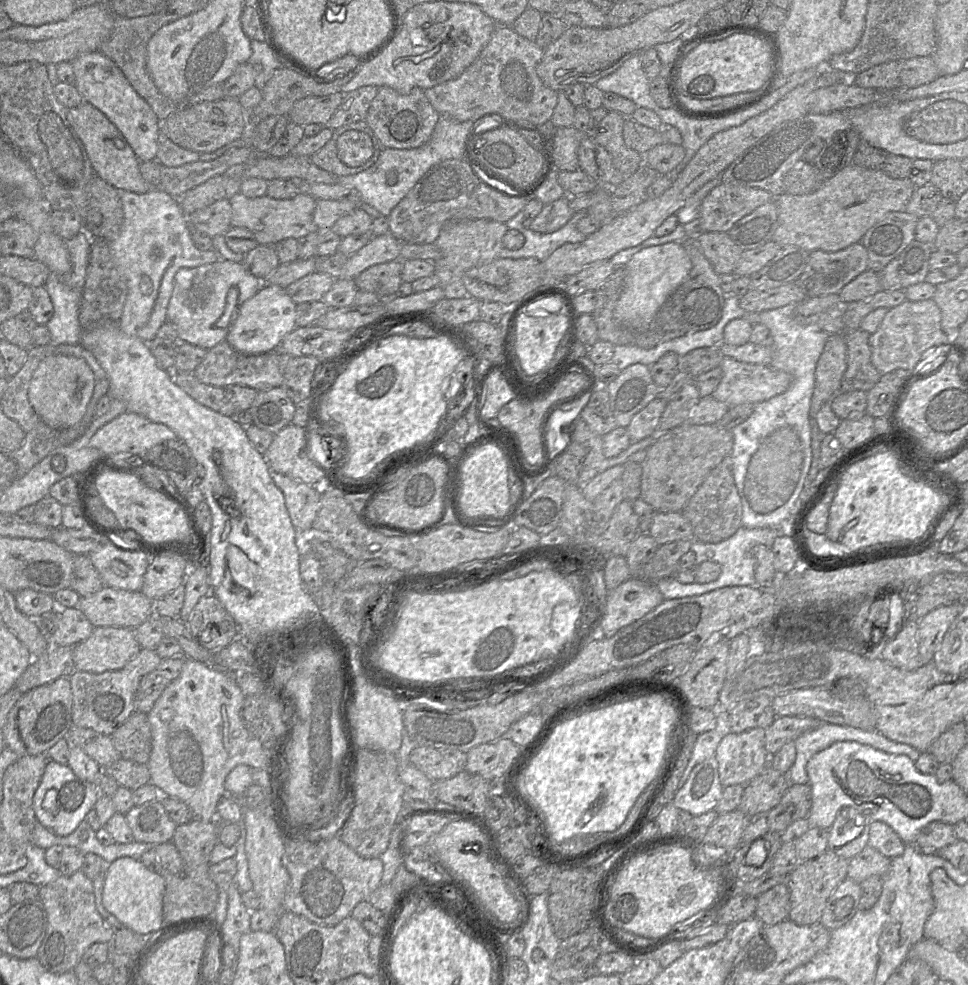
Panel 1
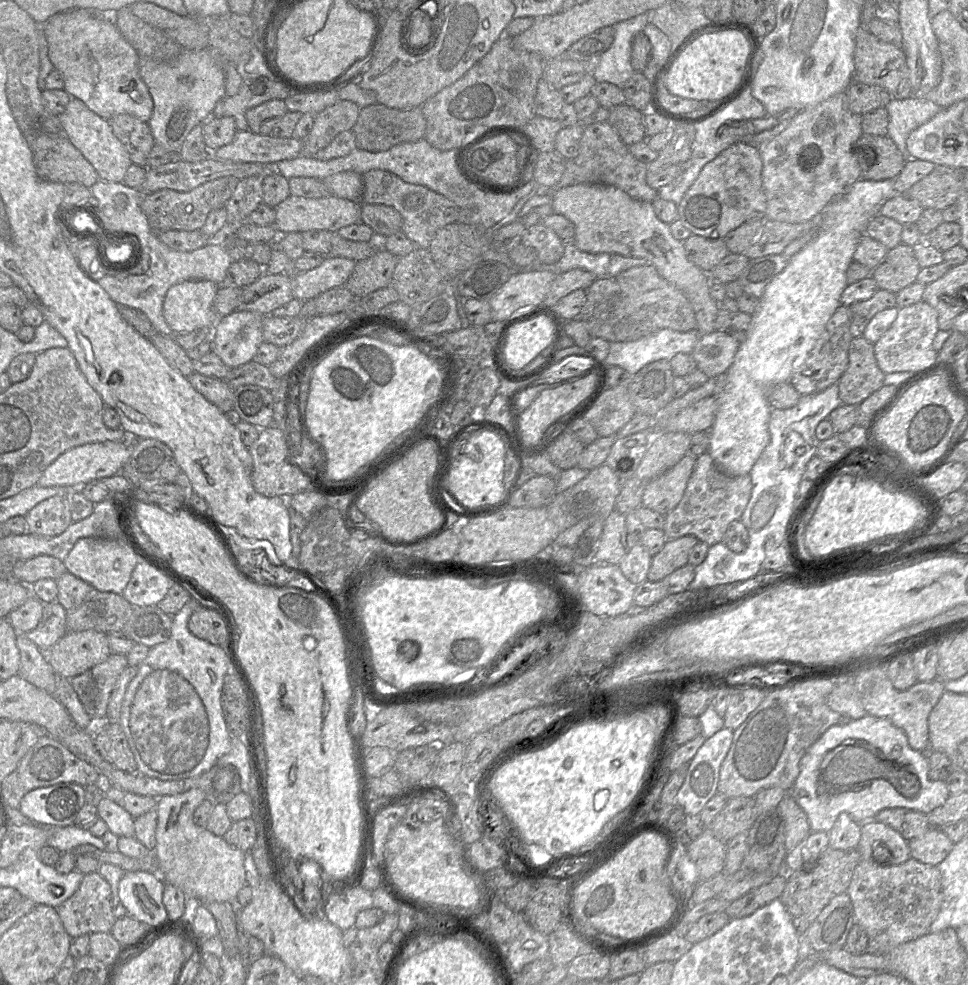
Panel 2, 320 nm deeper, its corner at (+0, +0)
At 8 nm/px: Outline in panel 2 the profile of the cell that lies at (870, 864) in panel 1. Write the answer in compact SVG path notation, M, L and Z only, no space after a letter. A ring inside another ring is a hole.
M914 858L900 865L879 864L862 859L846 892L852 901L854 923L861 926L868 935L866 952L874 955L885 955L903 943L928 934L943 901L942 879L938 867L921 863Z

